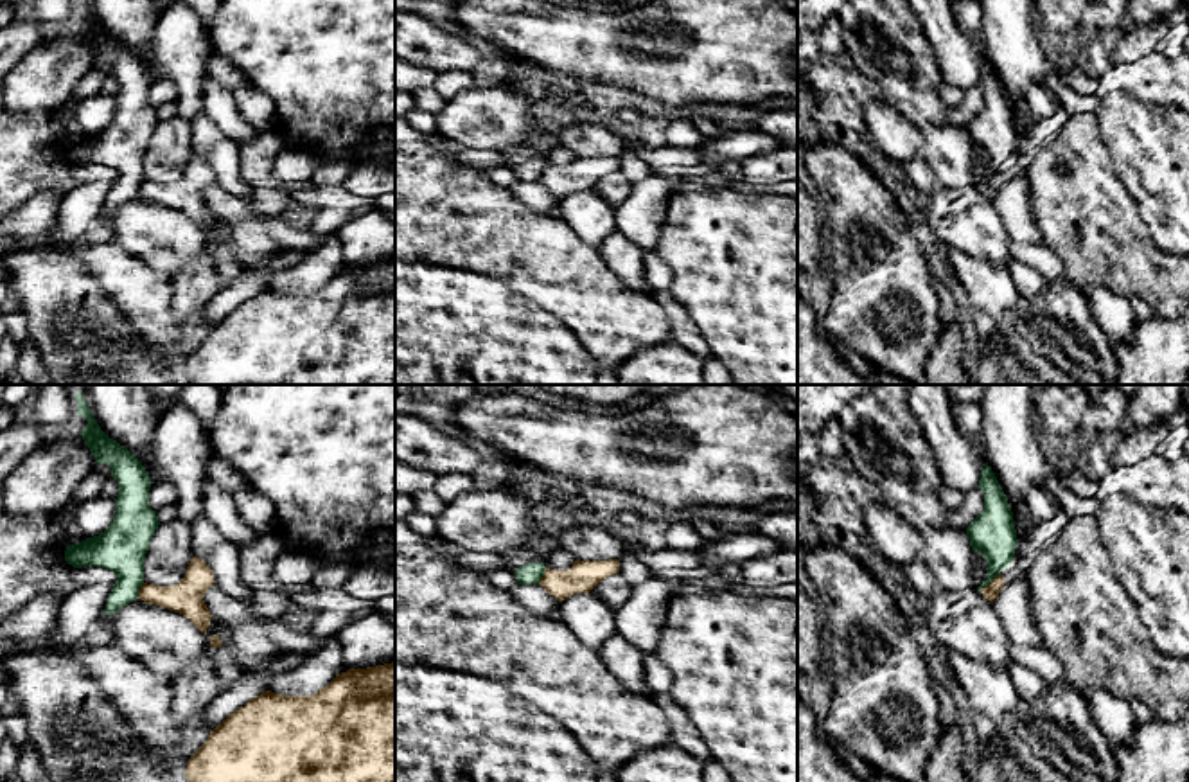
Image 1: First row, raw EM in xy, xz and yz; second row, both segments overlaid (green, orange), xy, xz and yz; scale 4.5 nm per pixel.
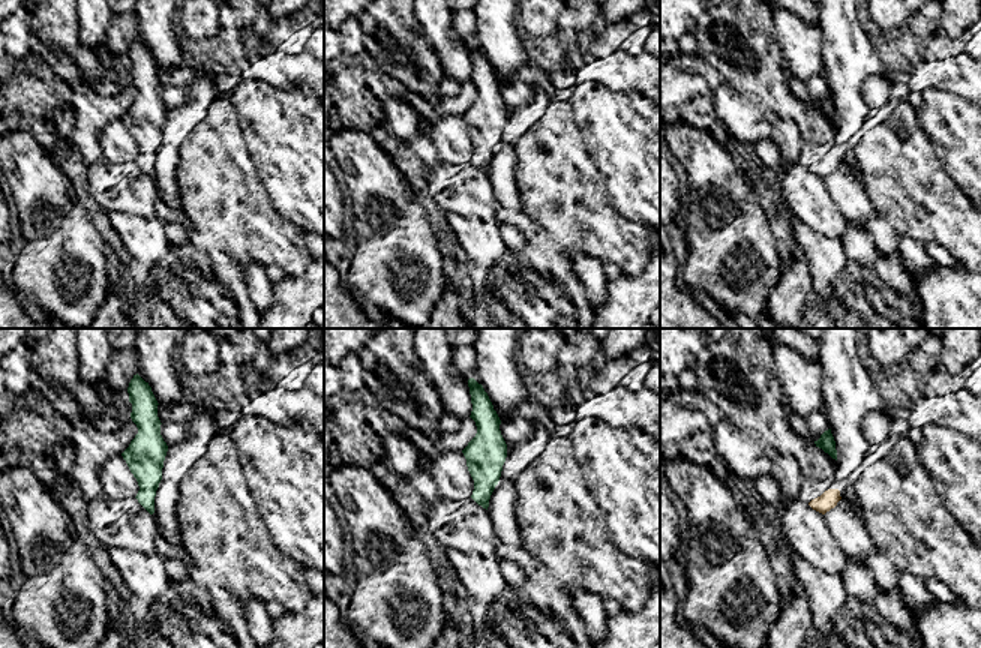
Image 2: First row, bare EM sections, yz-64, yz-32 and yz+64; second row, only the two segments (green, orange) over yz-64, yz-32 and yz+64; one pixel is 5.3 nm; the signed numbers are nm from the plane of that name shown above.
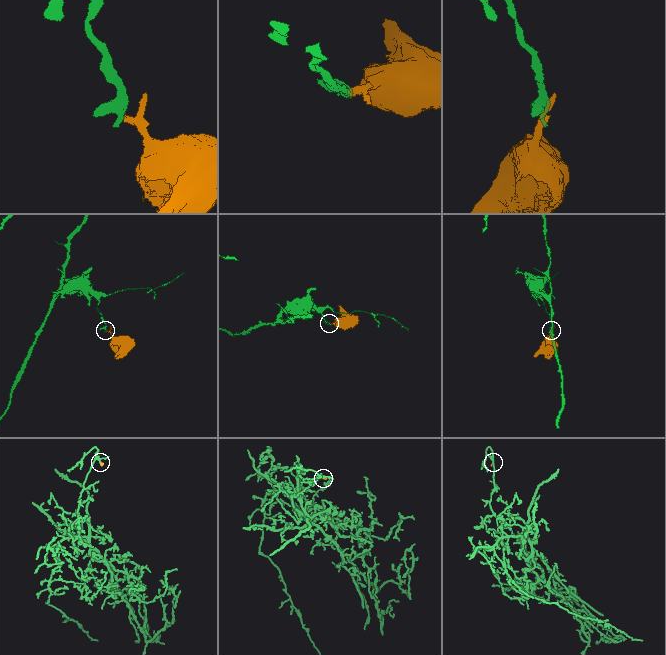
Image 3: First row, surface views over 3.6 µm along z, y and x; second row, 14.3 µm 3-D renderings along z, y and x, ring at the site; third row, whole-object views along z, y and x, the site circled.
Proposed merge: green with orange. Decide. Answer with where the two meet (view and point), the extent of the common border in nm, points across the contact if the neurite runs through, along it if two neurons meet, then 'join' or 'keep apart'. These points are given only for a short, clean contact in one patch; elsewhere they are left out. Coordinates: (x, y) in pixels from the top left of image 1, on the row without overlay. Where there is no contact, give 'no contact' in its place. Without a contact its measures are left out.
meets green in yz at (990, 178); contact 120 nm long; border along yz (999, 169), (981, 187); keep apart

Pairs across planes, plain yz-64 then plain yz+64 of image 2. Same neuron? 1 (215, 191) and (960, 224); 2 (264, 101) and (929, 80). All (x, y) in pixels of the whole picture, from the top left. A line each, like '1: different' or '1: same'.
1: same
2: different

